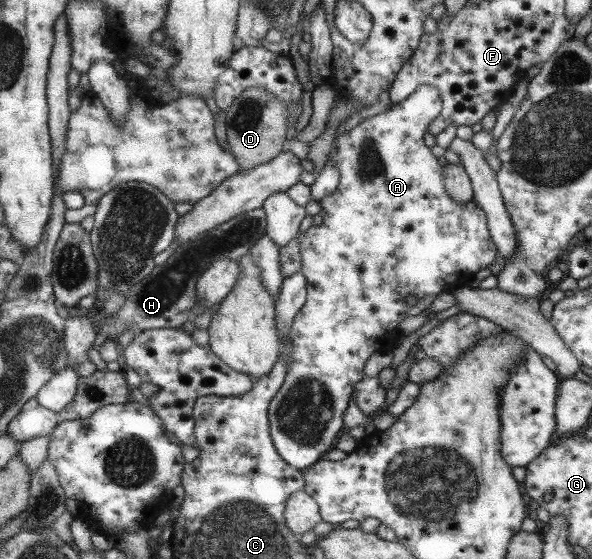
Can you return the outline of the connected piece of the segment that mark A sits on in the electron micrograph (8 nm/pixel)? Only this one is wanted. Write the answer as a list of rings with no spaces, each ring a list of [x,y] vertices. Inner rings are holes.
[[[422,84],[403,102],[389,104],[382,115],[363,119],[349,131],[337,136],[335,149],[331,149],[328,159],[334,162],[333,167],[337,167],[340,172],[339,186],[329,196],[315,200],[321,206],[318,212],[318,215],[321,216],[321,224],[316,227],[311,226],[305,232],[296,235],[301,263],[299,271],[307,281],[306,299],[304,306],[300,308],[292,322],[292,330],[290,331],[291,366],[284,376],[284,383],[281,384],[280,391],[273,396],[272,402],[267,408],[269,437],[272,438],[273,446],[279,453],[281,460],[284,460],[294,469],[302,472],[304,469],[309,469],[311,464],[317,463],[319,458],[331,449],[331,444],[335,442],[335,438],[338,438],[337,434],[343,426],[341,422],[343,422],[343,414],[345,408],[347,408],[347,402],[349,402],[351,386],[354,386],[364,377],[362,370],[366,360],[374,353],[381,354],[381,350],[383,350],[383,353],[385,353],[385,350],[391,350],[393,338],[385,338],[385,334],[395,334],[395,328],[397,328],[399,320],[403,320],[407,316],[415,316],[423,310],[429,311],[429,304],[435,300],[439,292],[447,293],[462,286],[463,282],[470,282],[477,270],[491,264],[493,258],[497,256],[497,252],[495,252],[496,244],[493,244],[492,238],[489,238],[487,214],[481,210],[481,207],[473,199],[467,202],[457,202],[448,195],[444,188],[444,182],[441,182],[439,162],[429,152],[429,148],[423,146],[421,136],[423,136],[423,132],[427,132],[427,124],[431,123],[431,120],[440,114],[442,107],[443,101],[440,92],[431,85]],[[406,296],[416,296],[417,303],[412,306],[406,305],[403,301]]]

